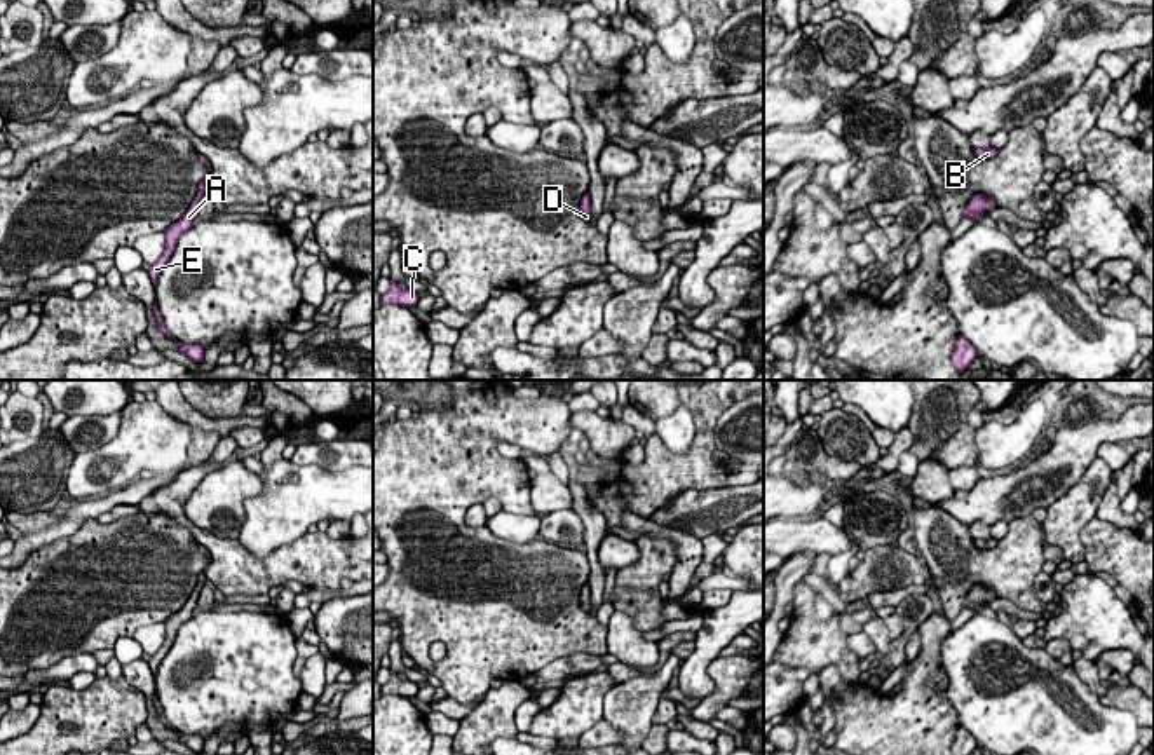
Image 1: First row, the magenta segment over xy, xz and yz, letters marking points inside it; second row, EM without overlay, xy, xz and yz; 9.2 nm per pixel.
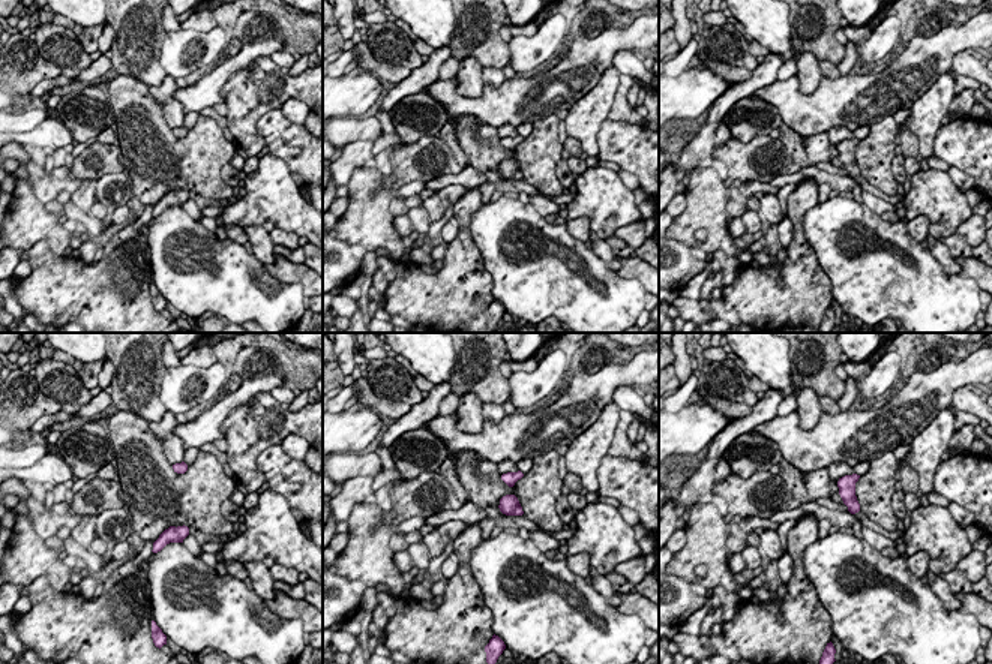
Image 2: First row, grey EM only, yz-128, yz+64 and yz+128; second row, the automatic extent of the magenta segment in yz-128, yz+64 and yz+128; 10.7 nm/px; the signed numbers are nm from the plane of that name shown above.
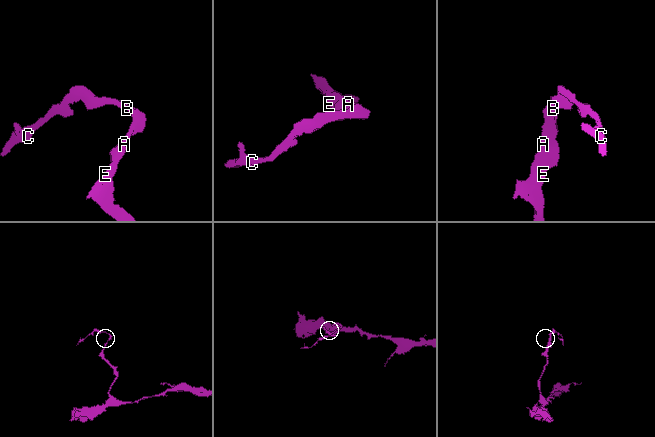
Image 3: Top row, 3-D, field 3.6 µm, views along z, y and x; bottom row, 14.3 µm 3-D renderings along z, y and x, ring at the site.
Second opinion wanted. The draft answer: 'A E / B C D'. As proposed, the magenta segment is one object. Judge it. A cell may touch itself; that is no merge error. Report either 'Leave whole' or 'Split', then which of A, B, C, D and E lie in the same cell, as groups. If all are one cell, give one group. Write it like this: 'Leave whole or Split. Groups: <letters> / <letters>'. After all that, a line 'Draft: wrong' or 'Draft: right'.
Leave whole. Groups: A B C D E
Draft: wrong

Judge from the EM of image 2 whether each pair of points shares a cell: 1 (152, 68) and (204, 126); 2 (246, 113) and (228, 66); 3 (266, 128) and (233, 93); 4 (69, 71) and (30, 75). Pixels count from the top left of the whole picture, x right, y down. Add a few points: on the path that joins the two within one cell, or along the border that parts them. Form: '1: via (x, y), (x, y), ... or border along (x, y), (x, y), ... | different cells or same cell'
1: border along (119, 74), (137, 77), (149, 86) | different cells
2: border along (263, 56), (230, 78), (221, 92), (222, 102) | different cells
3: border along (278, 107), (257, 123), (257, 132), (264, 144) | different cells
4: border along (38, 45), (38, 51), (54, 63), (62, 74) | different cells

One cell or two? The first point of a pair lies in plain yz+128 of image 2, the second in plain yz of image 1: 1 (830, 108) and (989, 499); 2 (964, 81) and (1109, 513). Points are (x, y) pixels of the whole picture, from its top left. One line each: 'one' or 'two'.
1: one
2: one

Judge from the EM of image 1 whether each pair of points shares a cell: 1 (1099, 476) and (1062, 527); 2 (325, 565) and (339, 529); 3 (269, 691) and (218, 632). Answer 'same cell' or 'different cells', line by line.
1: same cell
2: different cells
3: same cell

